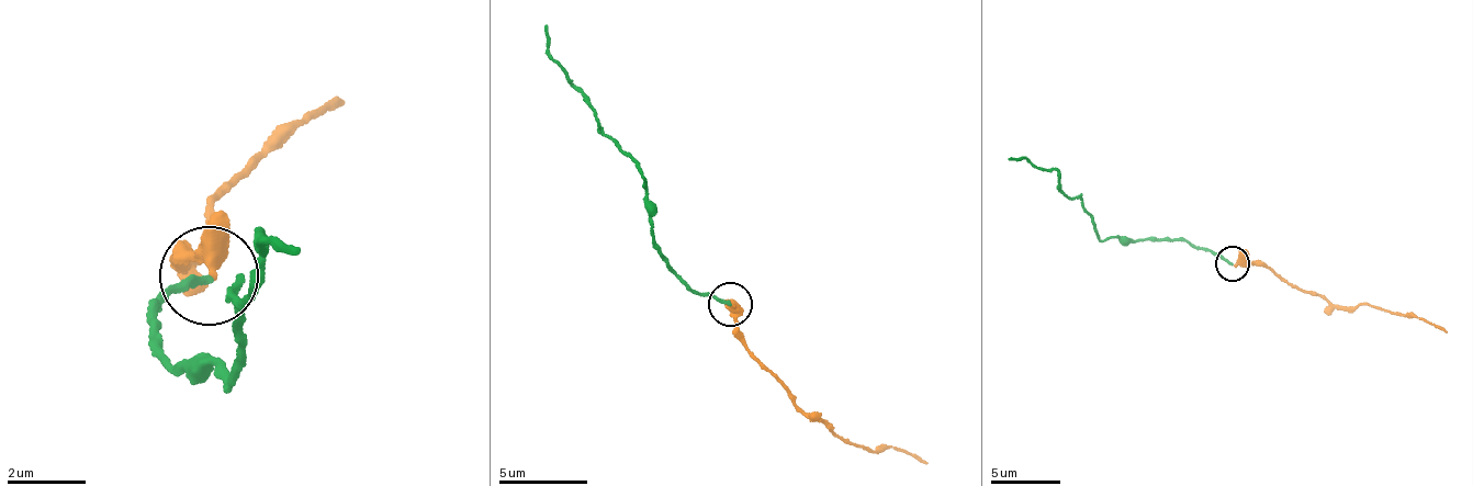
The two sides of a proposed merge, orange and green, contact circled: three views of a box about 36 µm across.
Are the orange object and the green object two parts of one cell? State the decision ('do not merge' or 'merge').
merge

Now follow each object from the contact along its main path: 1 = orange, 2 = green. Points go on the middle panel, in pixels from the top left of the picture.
1: (730, 304), (739, 341), (813, 418), (845, 440), (904, 448), (928, 461)
2: (730, 304), (705, 297), (672, 269), (654, 240), (654, 214), (637, 169), (600, 132), (552, 54), (544, 25)

